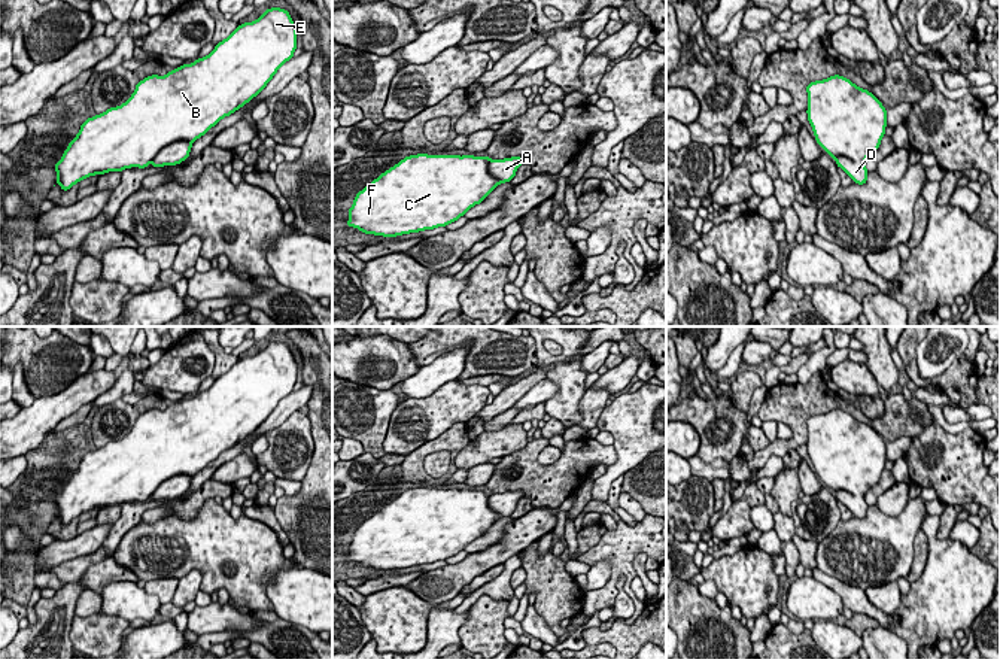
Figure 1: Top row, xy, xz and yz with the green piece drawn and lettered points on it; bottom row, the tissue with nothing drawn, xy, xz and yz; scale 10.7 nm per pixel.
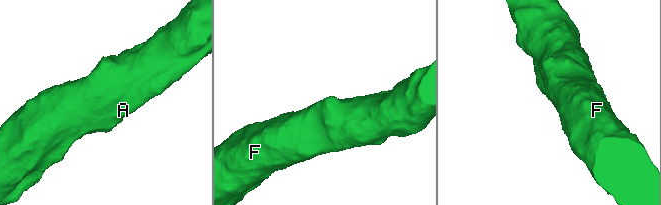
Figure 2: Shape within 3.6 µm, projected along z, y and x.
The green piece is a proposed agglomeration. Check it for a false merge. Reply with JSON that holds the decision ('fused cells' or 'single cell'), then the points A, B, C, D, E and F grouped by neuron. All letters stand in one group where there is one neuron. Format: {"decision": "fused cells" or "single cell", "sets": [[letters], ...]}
{"decision": "single cell", "sets": [["A", "B", "C", "D", "E", "F"]]}

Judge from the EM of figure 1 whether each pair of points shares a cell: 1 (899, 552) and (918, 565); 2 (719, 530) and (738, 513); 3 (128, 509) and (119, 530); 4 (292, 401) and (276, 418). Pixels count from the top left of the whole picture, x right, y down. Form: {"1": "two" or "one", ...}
{"1": "two", "2": "one", "3": "one", "4": "one"}

